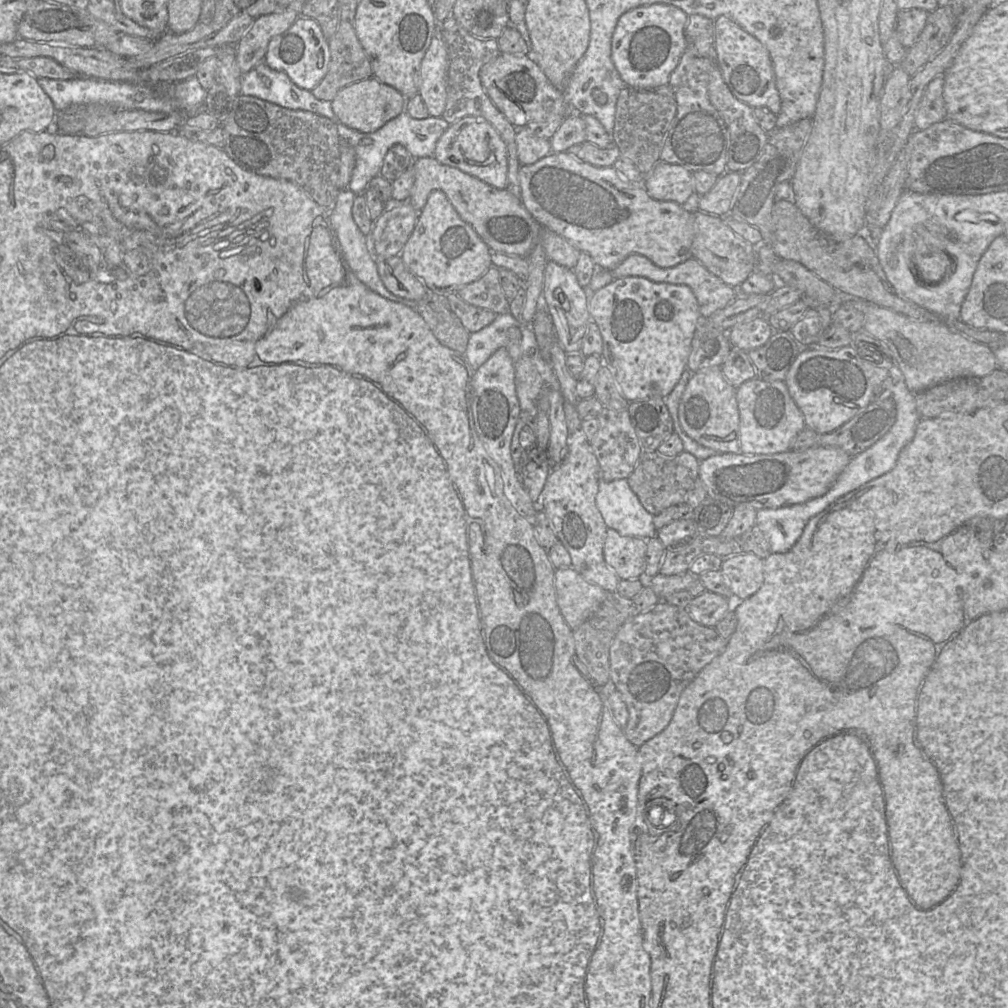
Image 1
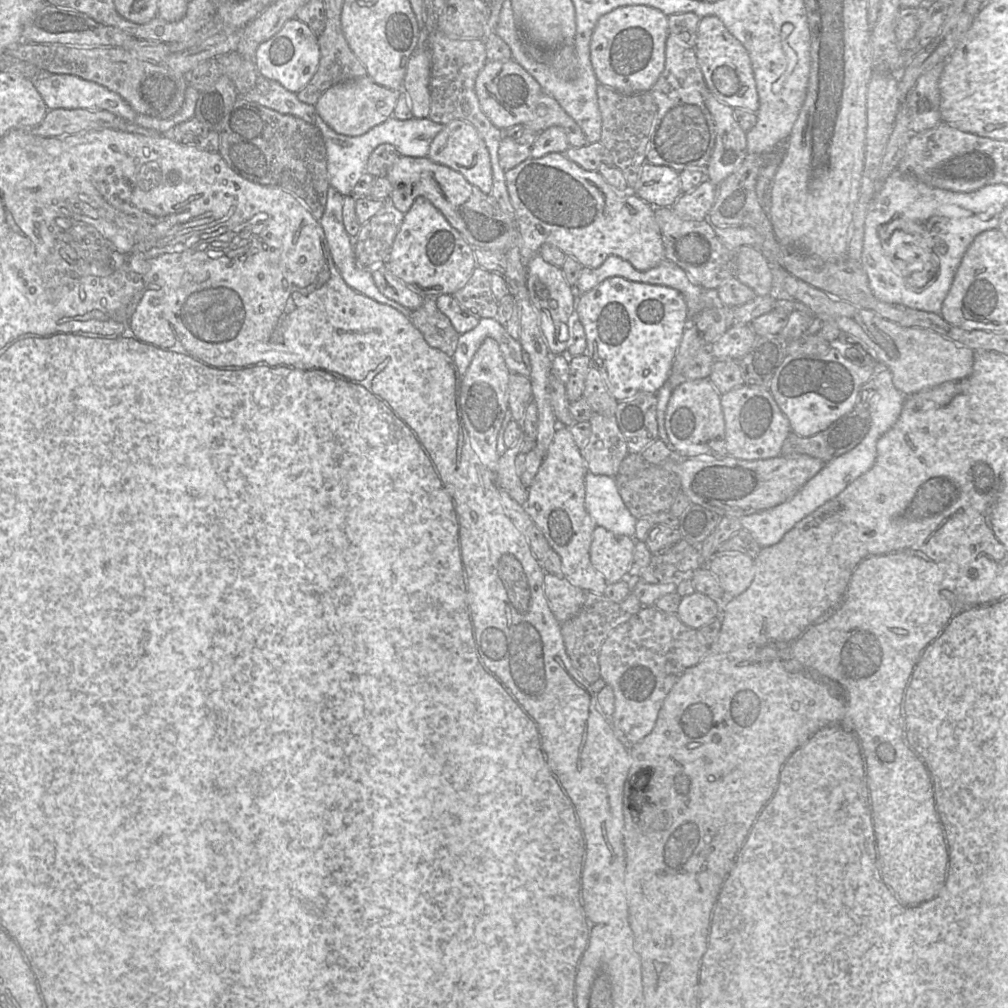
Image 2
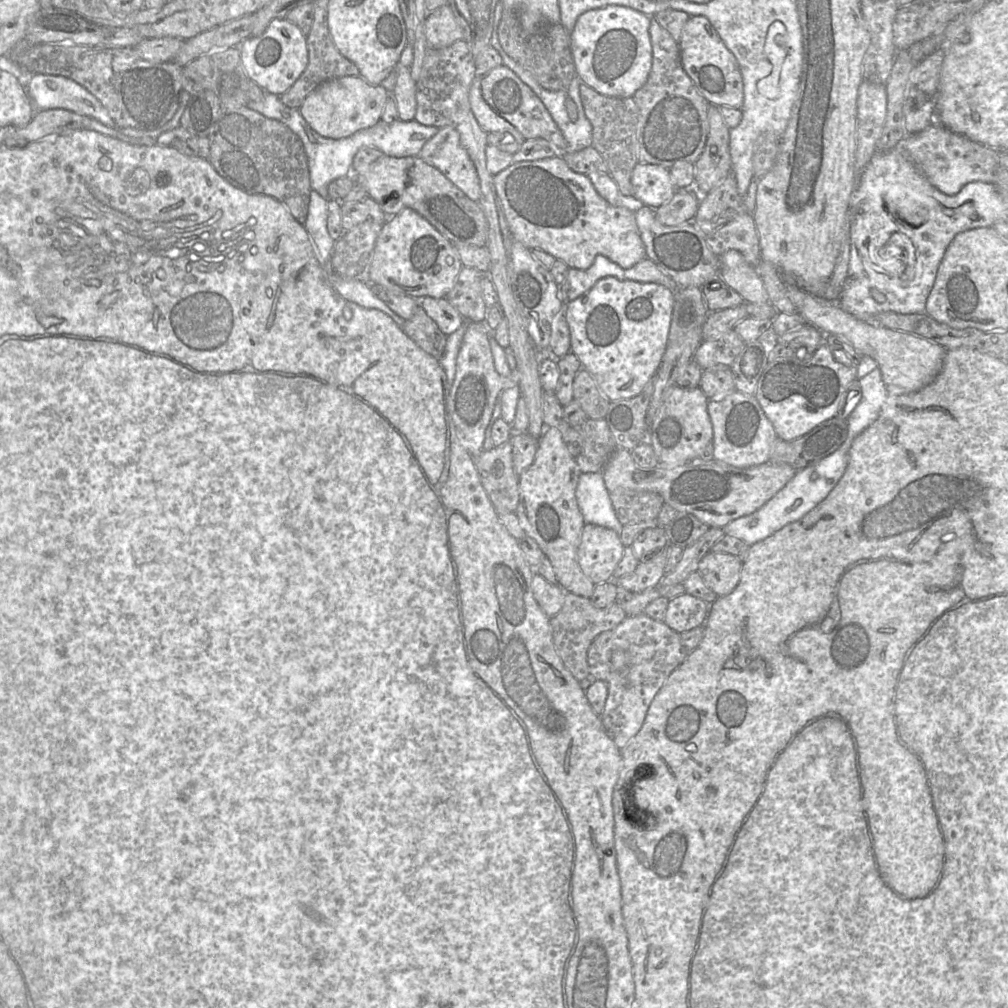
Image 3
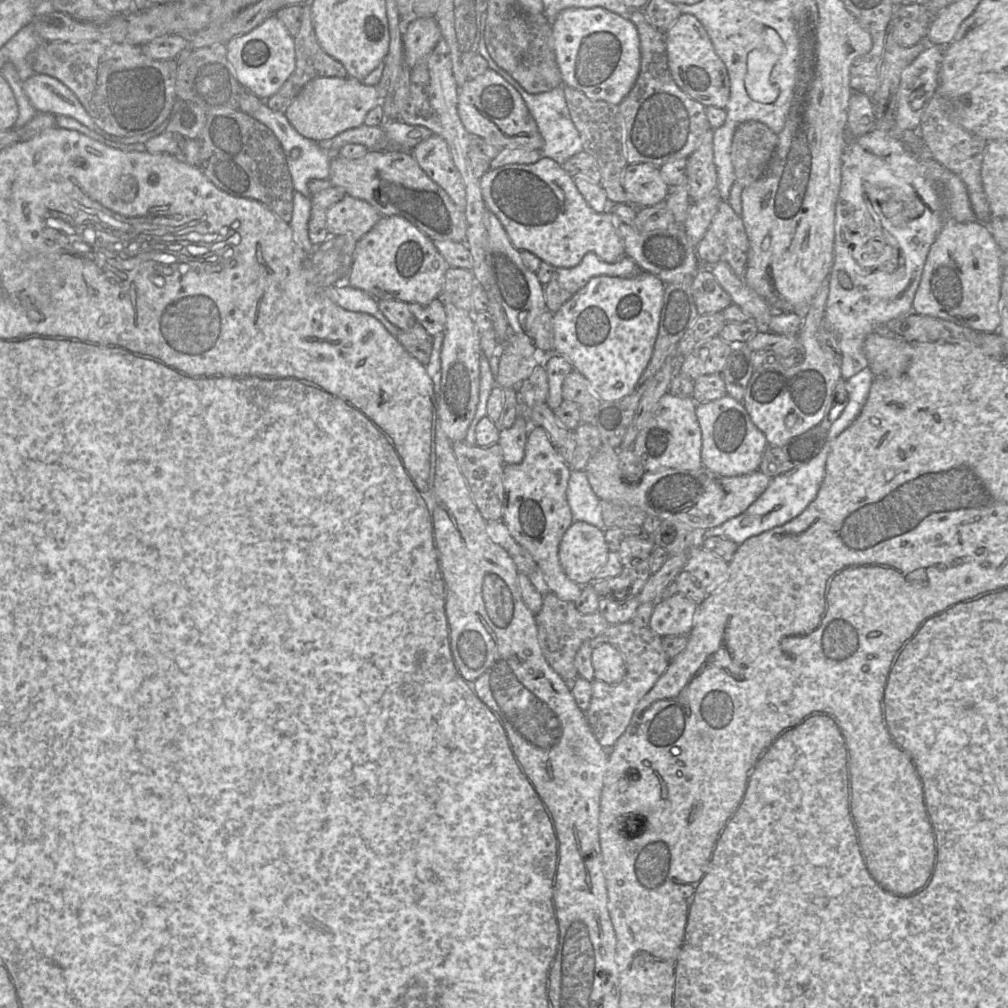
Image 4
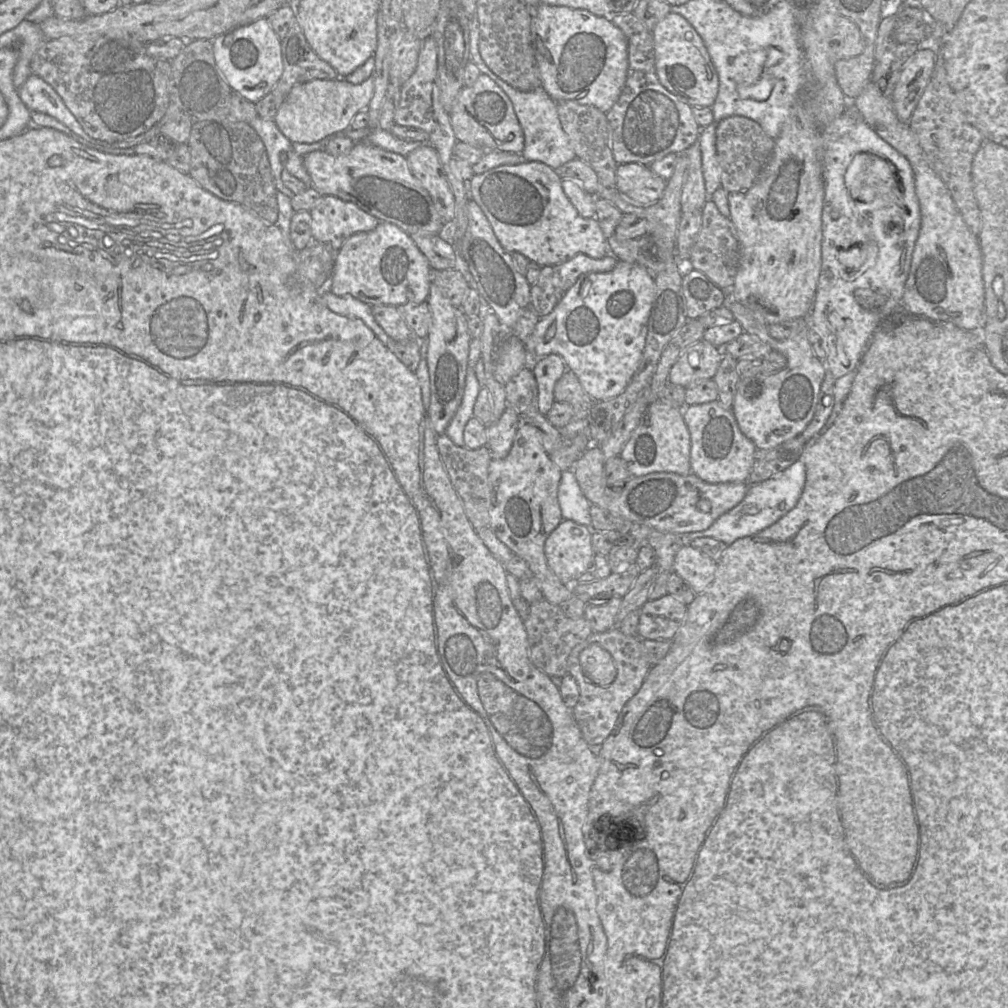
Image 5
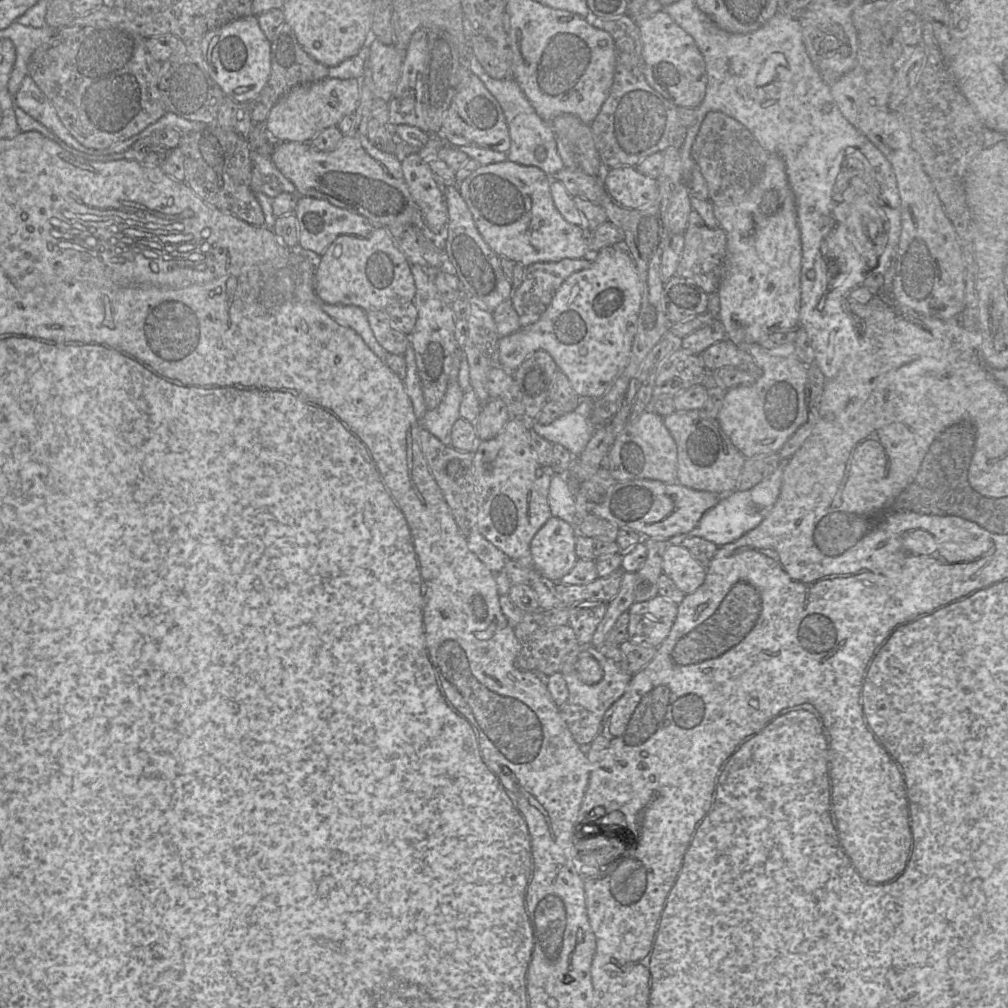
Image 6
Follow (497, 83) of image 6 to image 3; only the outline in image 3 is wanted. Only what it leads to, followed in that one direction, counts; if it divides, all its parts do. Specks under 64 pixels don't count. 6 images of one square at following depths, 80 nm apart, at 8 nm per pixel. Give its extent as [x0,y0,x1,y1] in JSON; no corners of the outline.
[491,30,592,154]

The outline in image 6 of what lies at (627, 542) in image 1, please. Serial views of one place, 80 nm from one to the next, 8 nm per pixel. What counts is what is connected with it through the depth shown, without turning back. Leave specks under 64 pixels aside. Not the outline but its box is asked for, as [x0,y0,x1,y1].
[530,517,579,583]

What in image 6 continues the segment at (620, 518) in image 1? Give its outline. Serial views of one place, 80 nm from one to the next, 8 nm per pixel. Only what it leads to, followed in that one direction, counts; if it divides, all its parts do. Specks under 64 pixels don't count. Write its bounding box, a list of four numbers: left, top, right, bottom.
[548,476,578,526]

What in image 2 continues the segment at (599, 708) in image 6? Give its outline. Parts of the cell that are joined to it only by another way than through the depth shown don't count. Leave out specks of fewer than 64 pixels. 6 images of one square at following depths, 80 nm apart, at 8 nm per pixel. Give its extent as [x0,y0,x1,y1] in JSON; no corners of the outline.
[599,606,709,748]

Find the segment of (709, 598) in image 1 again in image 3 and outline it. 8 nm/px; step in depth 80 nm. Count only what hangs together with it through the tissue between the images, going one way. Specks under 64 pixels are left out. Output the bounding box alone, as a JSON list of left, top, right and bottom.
[663,594,710,633]

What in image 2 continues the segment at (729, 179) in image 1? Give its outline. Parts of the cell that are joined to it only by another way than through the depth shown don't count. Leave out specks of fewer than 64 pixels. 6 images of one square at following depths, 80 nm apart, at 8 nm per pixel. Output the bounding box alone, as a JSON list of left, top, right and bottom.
[670,180,717,219]

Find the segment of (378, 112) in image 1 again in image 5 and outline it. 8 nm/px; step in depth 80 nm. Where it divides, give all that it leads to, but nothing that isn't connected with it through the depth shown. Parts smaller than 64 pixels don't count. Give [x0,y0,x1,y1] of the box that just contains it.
[274,77,375,143]

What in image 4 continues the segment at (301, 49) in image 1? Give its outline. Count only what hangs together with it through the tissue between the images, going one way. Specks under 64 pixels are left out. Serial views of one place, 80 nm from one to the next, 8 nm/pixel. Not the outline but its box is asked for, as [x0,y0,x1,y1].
[225,15,295,101]

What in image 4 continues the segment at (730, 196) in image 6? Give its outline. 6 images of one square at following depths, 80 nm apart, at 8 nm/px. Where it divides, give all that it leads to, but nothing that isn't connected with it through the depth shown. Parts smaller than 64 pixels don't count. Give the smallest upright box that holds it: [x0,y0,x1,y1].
[731,121,778,188]

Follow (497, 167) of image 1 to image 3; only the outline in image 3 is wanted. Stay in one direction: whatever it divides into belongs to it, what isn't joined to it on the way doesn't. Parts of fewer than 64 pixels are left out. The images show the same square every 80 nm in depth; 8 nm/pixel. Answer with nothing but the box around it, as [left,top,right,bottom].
[419,126,480,199]

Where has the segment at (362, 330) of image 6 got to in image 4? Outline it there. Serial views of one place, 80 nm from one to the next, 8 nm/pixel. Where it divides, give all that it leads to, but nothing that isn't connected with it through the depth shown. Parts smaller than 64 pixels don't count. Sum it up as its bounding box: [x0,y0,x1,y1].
[324,285,400,336]

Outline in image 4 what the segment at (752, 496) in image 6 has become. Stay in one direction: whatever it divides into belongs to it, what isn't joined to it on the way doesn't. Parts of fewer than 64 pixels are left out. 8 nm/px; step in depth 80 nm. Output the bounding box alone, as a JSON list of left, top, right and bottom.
[703,448,830,544]

